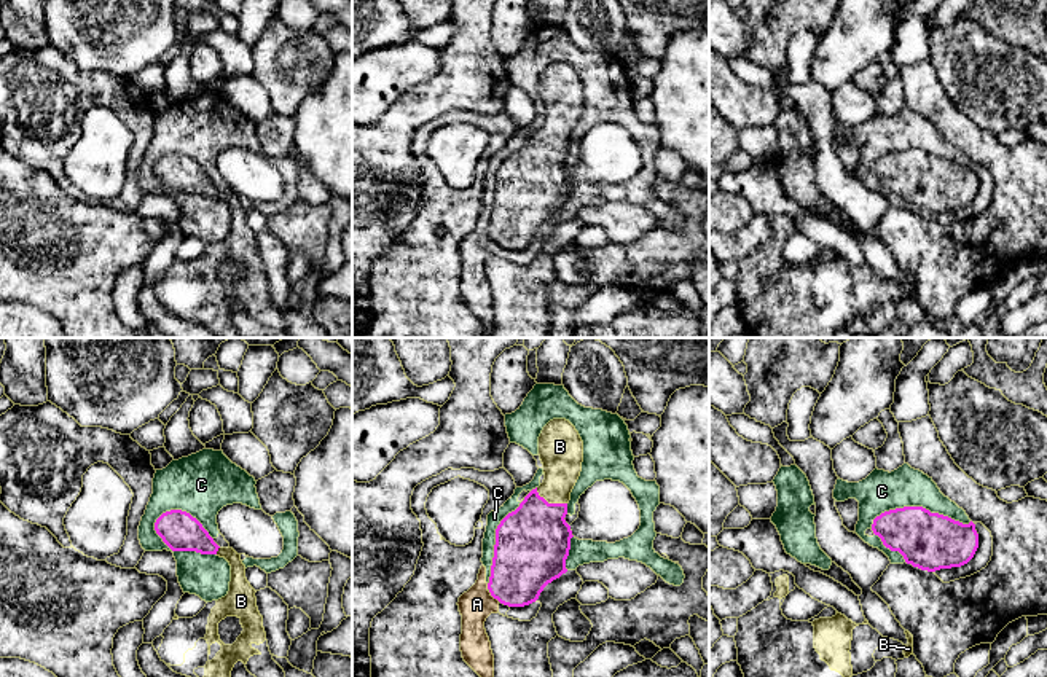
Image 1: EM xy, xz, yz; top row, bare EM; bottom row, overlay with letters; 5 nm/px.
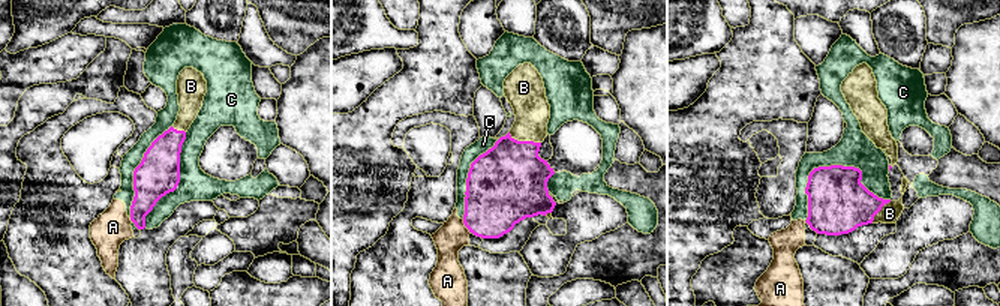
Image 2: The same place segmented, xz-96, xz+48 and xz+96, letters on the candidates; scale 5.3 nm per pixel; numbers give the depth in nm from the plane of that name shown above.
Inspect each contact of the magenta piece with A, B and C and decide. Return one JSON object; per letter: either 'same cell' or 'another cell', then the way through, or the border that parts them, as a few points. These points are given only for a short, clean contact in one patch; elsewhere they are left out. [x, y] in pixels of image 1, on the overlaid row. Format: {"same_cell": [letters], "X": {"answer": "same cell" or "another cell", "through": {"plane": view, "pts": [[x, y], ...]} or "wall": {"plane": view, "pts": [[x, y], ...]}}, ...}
{"same_cell": ["B"], "A": {"answer": "another cell", "wall": {"plane": "xz", "pts": [[488, 591], [499, 601]]}}, "B": {"answer": "same cell"}, "C": {"answer": "another cell"}}

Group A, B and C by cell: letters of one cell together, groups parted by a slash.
A C / B

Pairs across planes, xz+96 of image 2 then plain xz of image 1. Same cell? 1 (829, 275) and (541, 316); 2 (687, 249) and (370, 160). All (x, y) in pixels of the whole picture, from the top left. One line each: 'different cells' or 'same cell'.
1: same cell
2: same cell

